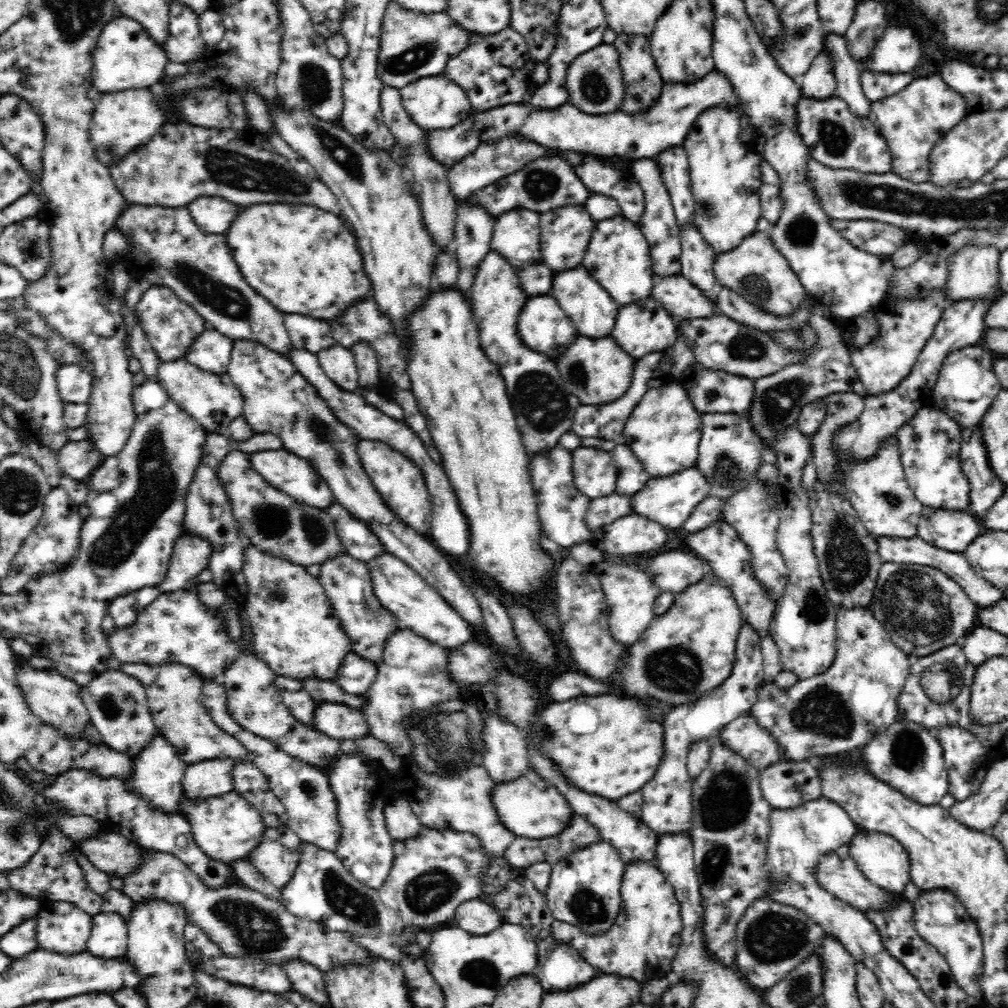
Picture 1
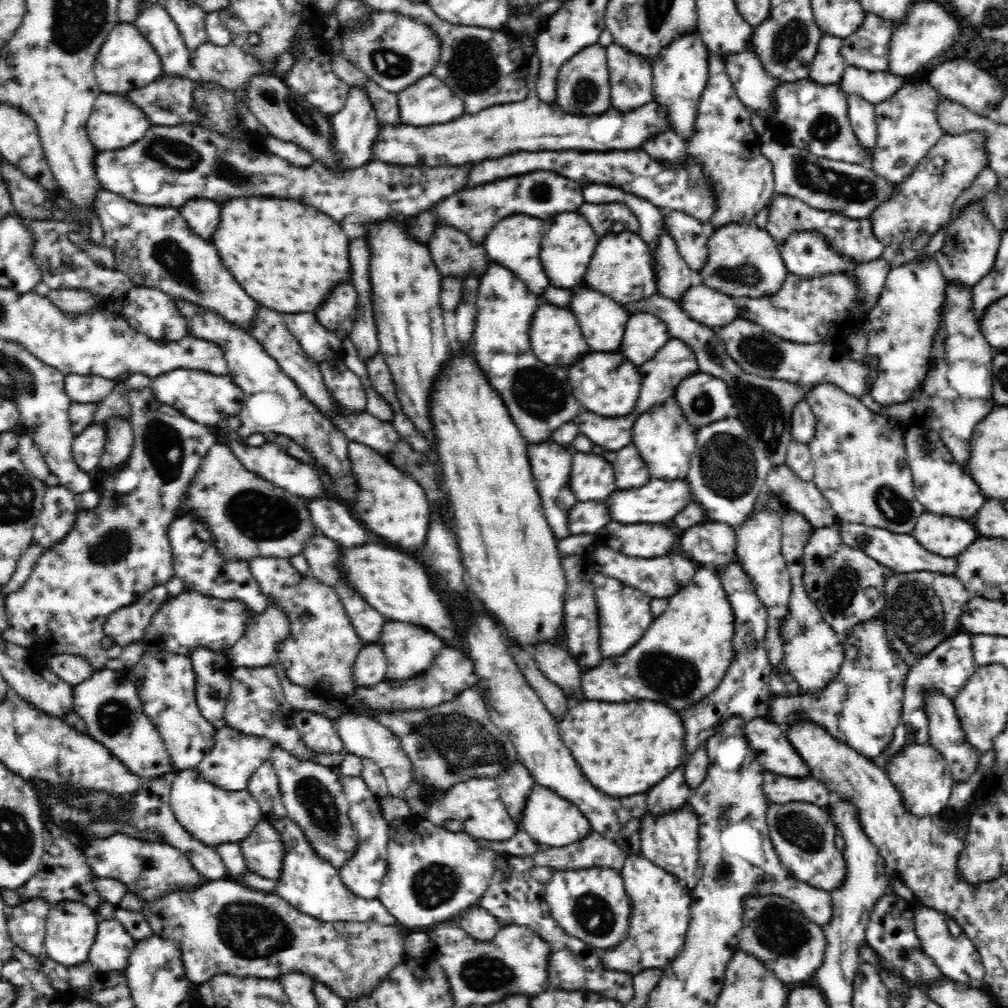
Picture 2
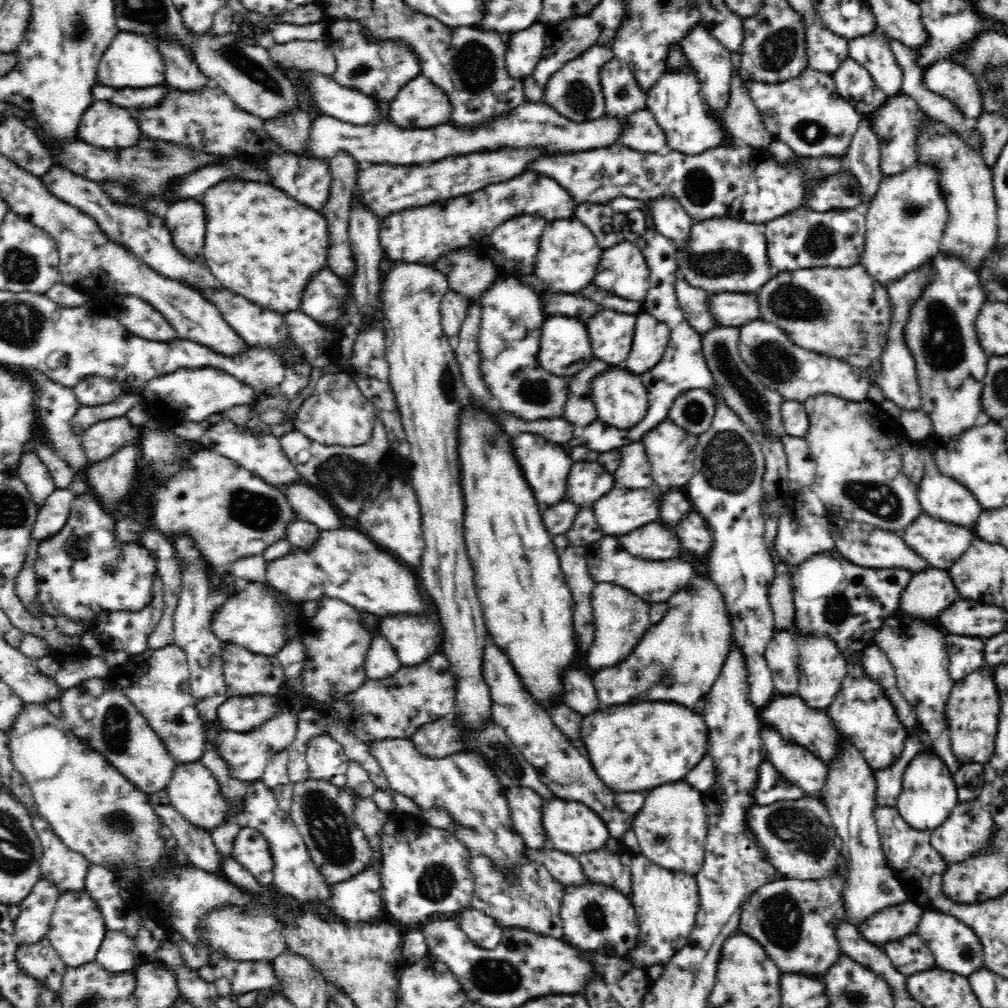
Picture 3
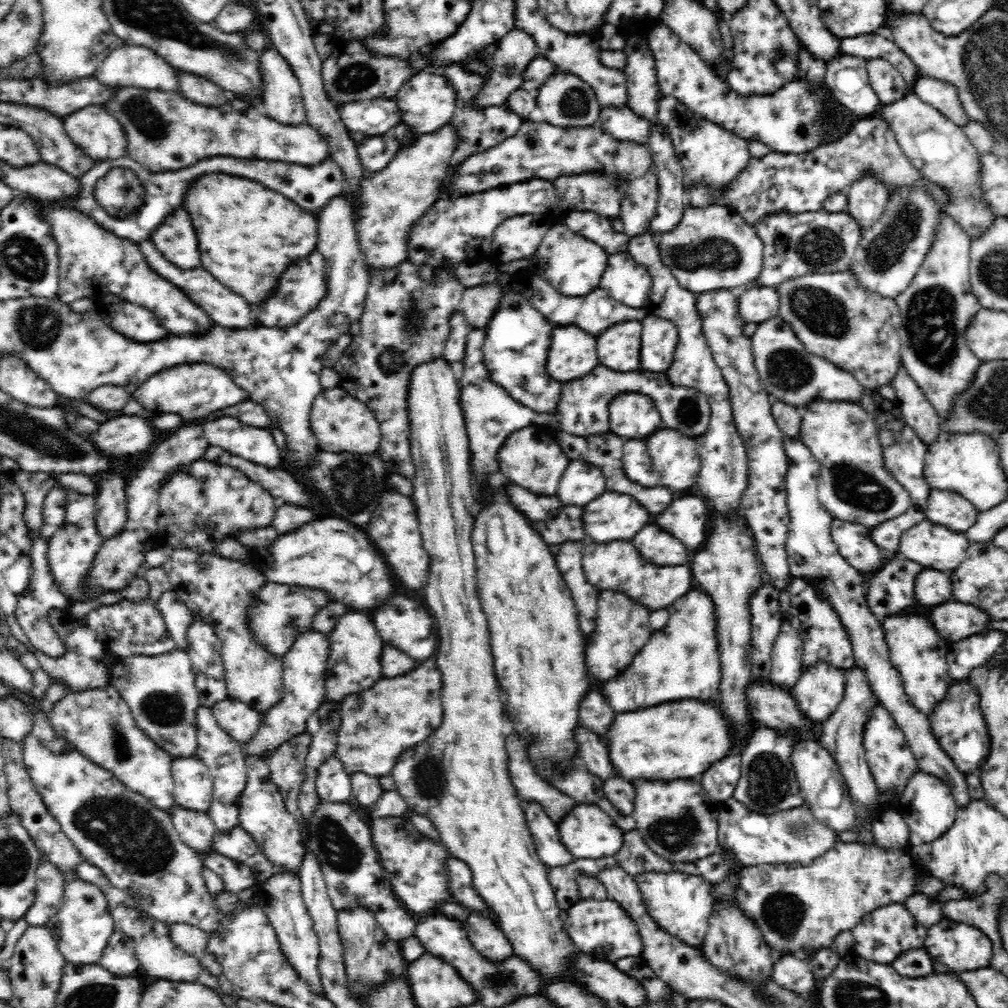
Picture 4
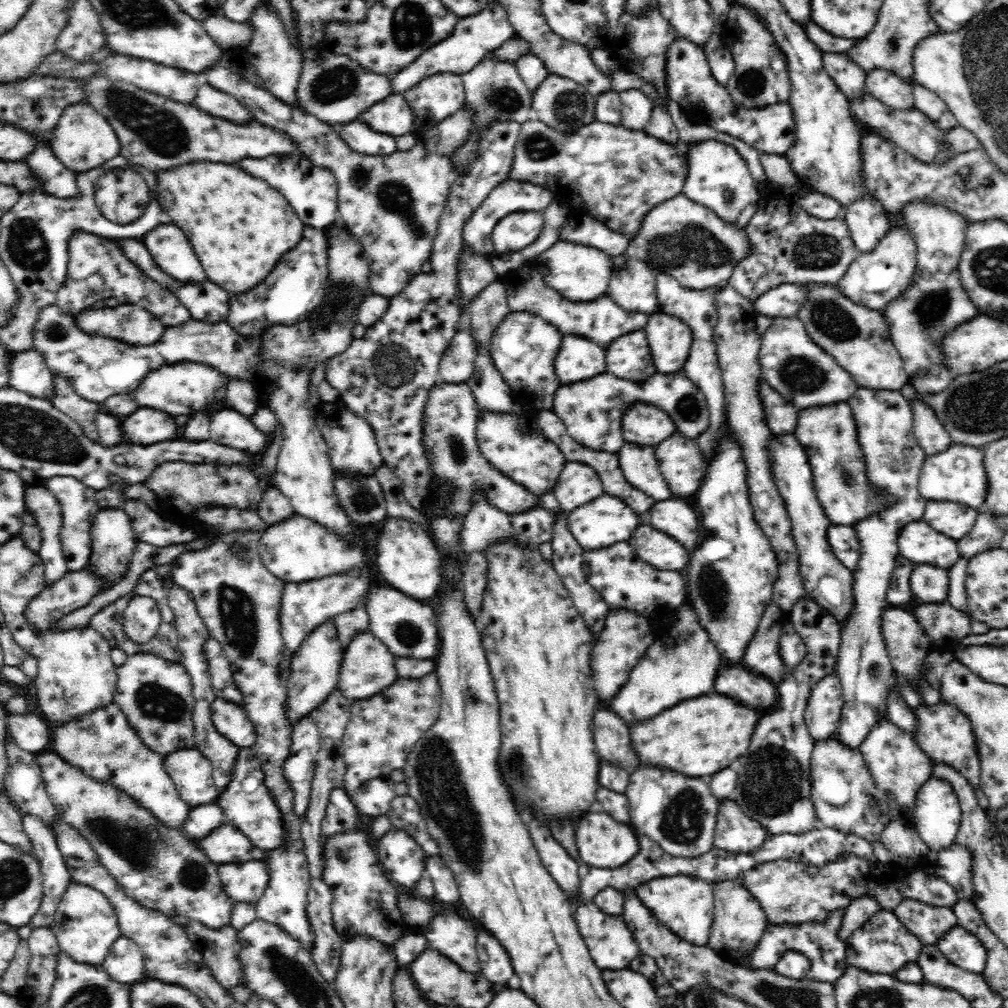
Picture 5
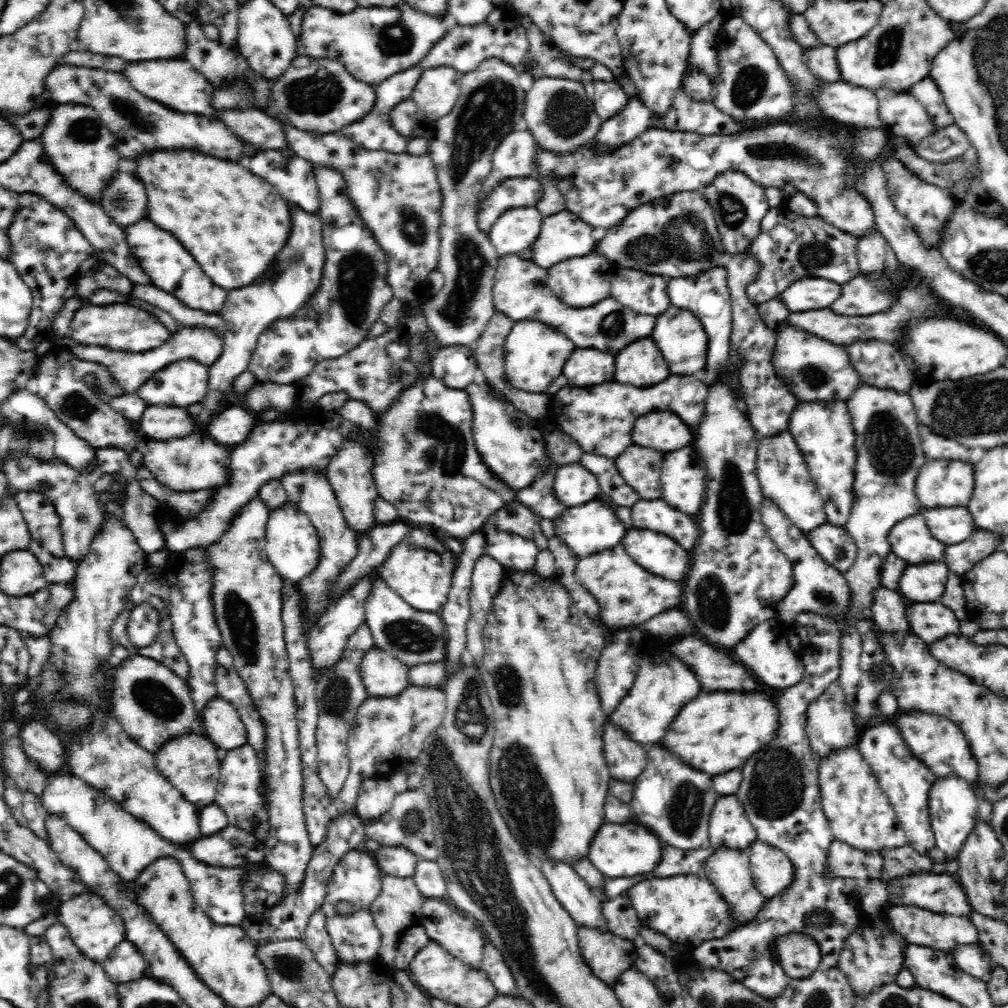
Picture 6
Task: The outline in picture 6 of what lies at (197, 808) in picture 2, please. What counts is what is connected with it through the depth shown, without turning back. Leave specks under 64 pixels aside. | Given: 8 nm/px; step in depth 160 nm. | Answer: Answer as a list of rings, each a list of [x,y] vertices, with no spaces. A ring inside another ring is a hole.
[[[193,731],[164,742],[156,752],[154,761],[160,775],[166,777],[178,789],[186,801],[199,807],[215,803],[217,786],[220,779],[221,753],[206,736]]]

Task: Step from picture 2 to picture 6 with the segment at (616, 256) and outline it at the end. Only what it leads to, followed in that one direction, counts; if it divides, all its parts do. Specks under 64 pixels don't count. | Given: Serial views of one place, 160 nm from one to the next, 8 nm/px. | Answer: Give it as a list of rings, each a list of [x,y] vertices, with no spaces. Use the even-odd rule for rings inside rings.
[[[618,268],[613,273],[611,296],[631,311],[658,316],[672,305],[666,287],[668,279],[630,268]]]

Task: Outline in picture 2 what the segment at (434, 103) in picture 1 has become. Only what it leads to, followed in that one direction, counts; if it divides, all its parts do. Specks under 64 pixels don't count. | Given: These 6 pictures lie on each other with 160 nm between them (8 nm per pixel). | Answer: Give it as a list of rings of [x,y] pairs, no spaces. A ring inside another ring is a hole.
[[[430,74],[397,92],[401,124],[426,127],[445,124],[464,115],[464,103],[452,89]]]

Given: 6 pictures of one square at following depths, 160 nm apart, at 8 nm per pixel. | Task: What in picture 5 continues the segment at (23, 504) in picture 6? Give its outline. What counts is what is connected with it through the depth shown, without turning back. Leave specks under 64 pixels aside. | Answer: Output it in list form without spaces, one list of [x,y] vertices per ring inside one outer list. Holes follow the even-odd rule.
[[[39,483],[26,484],[24,506],[40,527],[41,547],[37,554],[44,563],[47,585],[50,585],[69,571],[60,540],[62,509],[56,497]]]

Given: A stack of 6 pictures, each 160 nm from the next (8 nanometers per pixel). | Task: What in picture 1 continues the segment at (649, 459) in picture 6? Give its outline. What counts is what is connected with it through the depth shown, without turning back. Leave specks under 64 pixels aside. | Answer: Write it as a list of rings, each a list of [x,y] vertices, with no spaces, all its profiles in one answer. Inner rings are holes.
[[[623,441],[609,452],[616,466],[617,482],[615,491],[621,495],[636,494],[642,490],[652,476],[644,470],[638,458]]]

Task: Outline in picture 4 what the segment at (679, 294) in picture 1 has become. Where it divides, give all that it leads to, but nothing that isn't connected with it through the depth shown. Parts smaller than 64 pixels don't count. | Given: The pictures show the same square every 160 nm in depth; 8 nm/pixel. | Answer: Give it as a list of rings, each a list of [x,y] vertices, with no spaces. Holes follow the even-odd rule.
[[[751,287],[738,299],[739,315],[746,323],[762,323],[779,314],[779,294],[774,287]]]

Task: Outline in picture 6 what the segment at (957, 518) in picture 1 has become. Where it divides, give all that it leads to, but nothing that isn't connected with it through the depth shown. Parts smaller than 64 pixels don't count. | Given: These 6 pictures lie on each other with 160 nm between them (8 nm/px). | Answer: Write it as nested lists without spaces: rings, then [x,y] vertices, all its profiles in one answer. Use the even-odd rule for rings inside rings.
[[[922,512],[894,524],[886,541],[890,552],[910,565],[942,561],[947,547],[934,538]]]

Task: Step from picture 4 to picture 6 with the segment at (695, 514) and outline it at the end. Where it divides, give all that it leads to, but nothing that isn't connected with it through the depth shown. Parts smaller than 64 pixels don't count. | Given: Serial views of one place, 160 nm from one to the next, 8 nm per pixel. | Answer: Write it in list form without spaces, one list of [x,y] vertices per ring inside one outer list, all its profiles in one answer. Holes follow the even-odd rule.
[[[640,500],[632,508],[632,524],[636,528],[650,528],[674,539],[682,548],[693,548],[700,536],[696,518],[682,514],[662,500]]]

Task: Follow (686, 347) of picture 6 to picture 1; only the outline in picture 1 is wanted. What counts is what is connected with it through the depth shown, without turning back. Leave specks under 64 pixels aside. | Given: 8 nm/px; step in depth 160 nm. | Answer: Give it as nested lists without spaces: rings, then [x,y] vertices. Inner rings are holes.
[[[650,296],[619,308],[612,338],[624,352],[638,360],[651,353],[664,352],[677,342],[676,319],[659,299]]]

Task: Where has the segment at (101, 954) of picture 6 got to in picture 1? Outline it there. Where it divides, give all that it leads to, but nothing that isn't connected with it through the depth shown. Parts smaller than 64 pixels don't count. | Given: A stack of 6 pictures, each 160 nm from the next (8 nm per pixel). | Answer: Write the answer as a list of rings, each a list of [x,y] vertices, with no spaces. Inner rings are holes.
[[[45,901],[36,915],[40,949],[68,955],[87,950],[91,914],[71,902]]]

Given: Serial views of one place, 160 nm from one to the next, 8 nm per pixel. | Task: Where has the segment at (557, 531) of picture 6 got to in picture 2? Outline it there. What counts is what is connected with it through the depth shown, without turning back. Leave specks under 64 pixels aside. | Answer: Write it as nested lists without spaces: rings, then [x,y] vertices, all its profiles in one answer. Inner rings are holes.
[[[650,478],[645,485],[635,489],[617,489],[604,503],[610,515],[610,521],[622,524],[650,523],[669,524],[672,518],[692,502],[690,487],[686,480],[658,480]]]

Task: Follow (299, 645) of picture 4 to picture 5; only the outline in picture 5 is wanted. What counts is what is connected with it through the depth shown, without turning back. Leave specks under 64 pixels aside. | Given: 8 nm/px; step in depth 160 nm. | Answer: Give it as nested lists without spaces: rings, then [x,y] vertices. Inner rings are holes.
[[[333,619],[322,622],[304,639],[297,651],[291,653],[291,673],[287,684],[287,715],[291,722],[300,720],[324,702],[339,681],[345,648]]]

